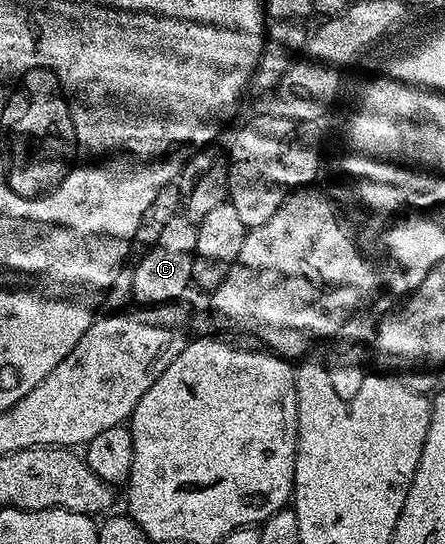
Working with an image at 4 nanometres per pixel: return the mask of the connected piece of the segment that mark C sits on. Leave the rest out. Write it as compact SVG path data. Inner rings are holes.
M173 217L169 220L169 224L165 224L157 244L153 244L153 248L138 255L136 262L139 263L134 264L132 269L132 299L140 307L164 306L166 302L179 302L182 299L181 296L186 292L187 286L192 285L198 231L198 225L190 222L187 217Z

